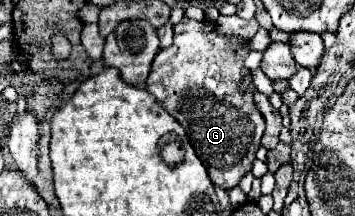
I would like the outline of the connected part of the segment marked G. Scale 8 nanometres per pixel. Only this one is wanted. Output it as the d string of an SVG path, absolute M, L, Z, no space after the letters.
M182 18L182 22L174 26L174 44L156 54L150 76L146 80L146 90L170 112L170 116L174 116L186 128L188 138L198 158L206 166L212 184L224 190L238 186L242 176L250 172L252 162L256 158L256 150L260 148L260 138L264 134L264 118L252 98L256 88L252 84L252 72L242 74L244 60L248 54L250 54L248 40L218 34L214 22L210 20L196 22L196 20Z

